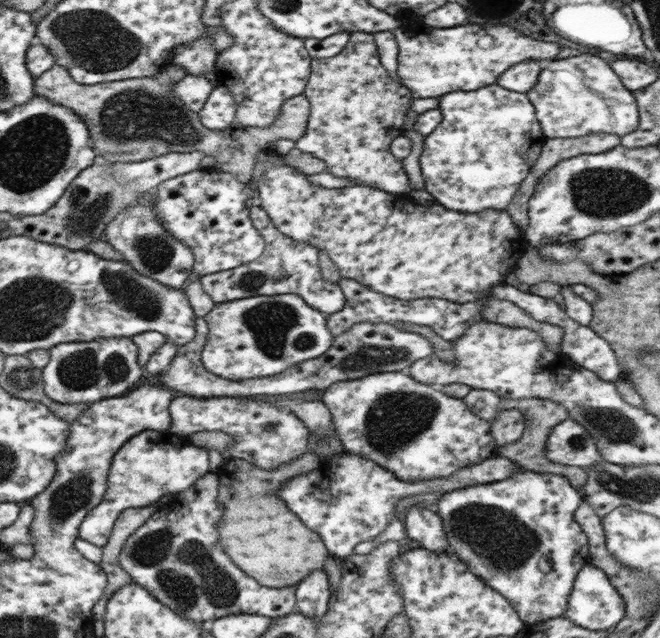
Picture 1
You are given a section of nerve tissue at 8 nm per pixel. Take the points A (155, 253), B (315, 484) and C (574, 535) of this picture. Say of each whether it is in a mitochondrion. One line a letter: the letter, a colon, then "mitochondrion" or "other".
A: mitochondrion
B: other
C: other

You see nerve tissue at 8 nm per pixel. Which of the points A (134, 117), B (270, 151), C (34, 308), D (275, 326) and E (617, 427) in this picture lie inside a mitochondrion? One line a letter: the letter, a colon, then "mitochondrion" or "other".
A: mitochondrion
B: other
C: mitochondrion
D: mitochondrion
E: mitochondrion

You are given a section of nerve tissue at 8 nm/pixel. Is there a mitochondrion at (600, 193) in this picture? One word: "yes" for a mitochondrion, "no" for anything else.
yes

